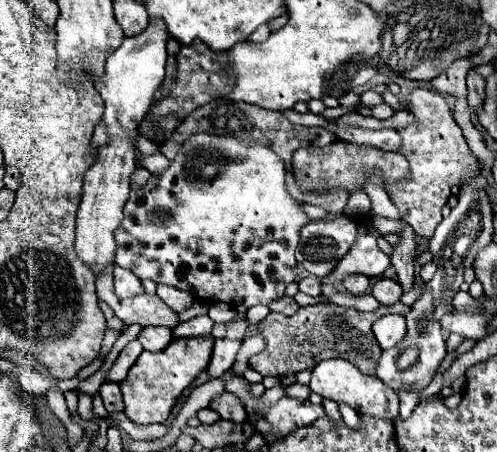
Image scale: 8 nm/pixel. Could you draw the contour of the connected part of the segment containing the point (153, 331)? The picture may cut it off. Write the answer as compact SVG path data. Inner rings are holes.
M142 327L138 341L142 343L142 347L146 351L158 353L172 341L172 331L164 329L164 327Z

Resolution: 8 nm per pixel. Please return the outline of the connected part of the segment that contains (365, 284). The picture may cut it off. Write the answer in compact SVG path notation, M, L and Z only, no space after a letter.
M348 275L348 277L342 281L342 285L344 285L346 291L352 293L352 295L364 295L364 293L368 291L368 287L370 287L370 279L364 277L364 275Z

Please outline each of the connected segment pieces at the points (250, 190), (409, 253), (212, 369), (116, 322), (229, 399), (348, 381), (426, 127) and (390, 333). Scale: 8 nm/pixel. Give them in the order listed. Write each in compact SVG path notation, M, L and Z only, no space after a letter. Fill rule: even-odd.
M196 133L188 137L188 141L180 147L180 153L176 159L170 163L170 167L164 173L152 175L148 183L140 189L130 191L130 197L124 205L124 219L120 227L116 229L116 265L132 271L138 279L152 279L154 283L166 283L176 289L190 291L202 301L224 301L230 305L244 305L252 307L256 303L268 305L274 299L280 299L284 295L284 289L288 283L296 279L296 259L294 259L294 249L298 245L300 229L302 225L308 223L308 215L300 209L298 201L290 197L290 193L284 187L286 171L280 161L280 157L266 145L262 143L248 143L248 141L238 141L234 137L218 137L218 135L208 135L208 133Z
M408 227L402 235L402 241L398 245L394 245L394 253L392 253L392 265L396 269L398 275L398 283L402 287L402 291L410 291L412 283L414 283L414 231Z
M216 339L214 351L208 363L208 377L220 377L226 369L230 369L236 361L236 353L240 349L240 341L230 341L230 339Z
M100 301L100 309L102 309L104 317L106 317L106 325L108 325L108 329L114 329L114 331L122 331L122 329L124 329L124 323L114 315L114 311L112 311L104 301Z
M224 391L222 395L216 395L212 401L210 401L210 407L226 421L232 421L232 423L244 423L248 413L246 413L246 407L242 403L240 397Z
M344 359L320 361L312 371L310 389L314 393L322 395L324 399L332 399L336 403L350 405L360 415L368 415L368 417L376 417L376 419L390 419L390 421L398 417L396 393L392 393L392 389L388 389L388 385L384 385L378 377L362 375L352 363L348 363Z
M414 89L410 95L408 111L418 117L416 125L400 131L402 153L410 163L410 175L398 181L390 189L392 203L400 209L402 219L422 237L432 237L434 229L442 221L442 207L450 197L452 185L460 185L460 177L474 169L480 169L478 159L468 149L468 143L456 125L444 97L432 89Z
M386 315L374 321L372 331L382 349L390 349L400 343L406 335L406 321L402 315Z

